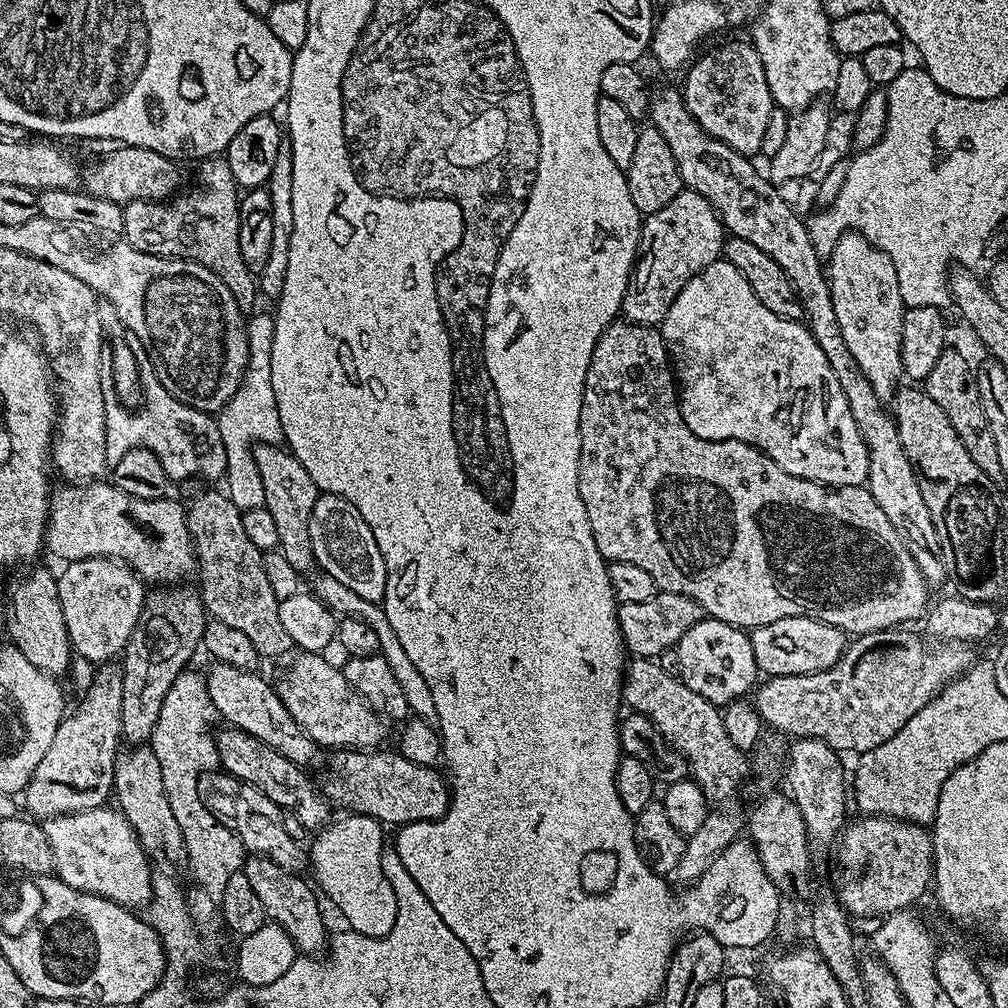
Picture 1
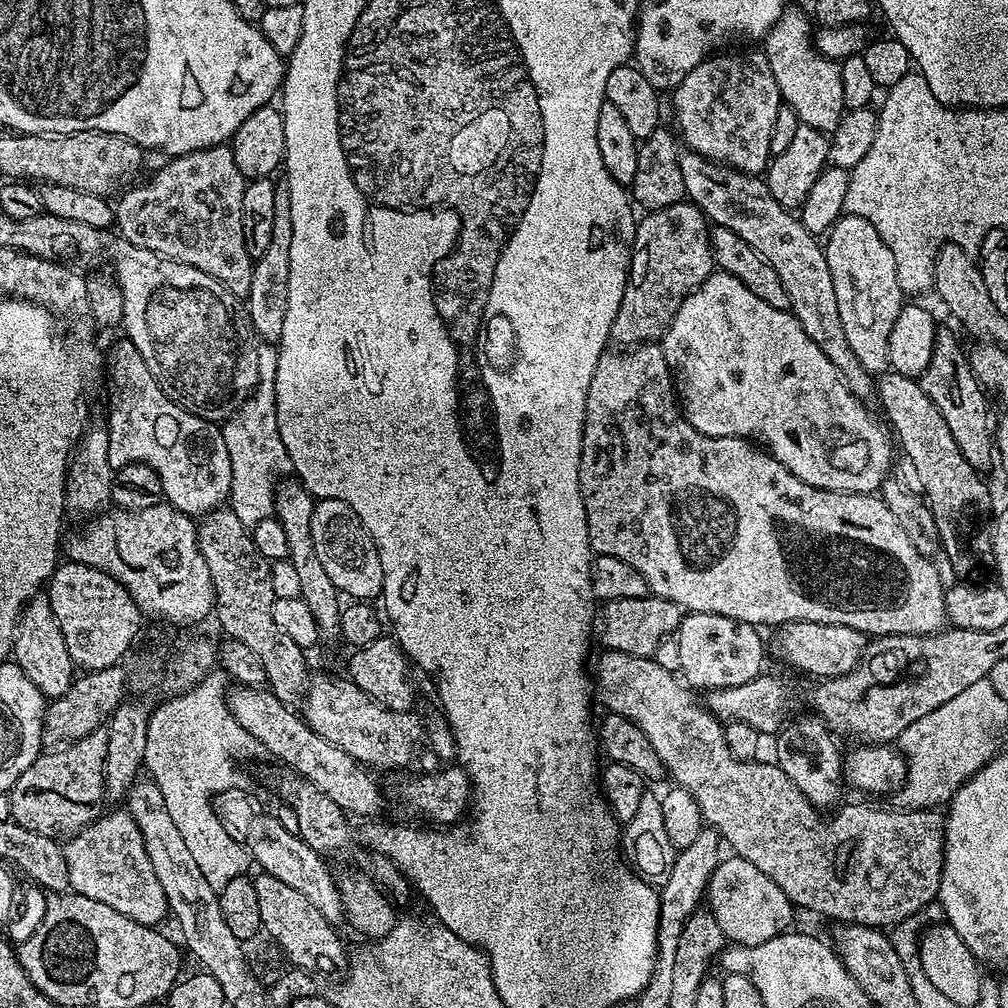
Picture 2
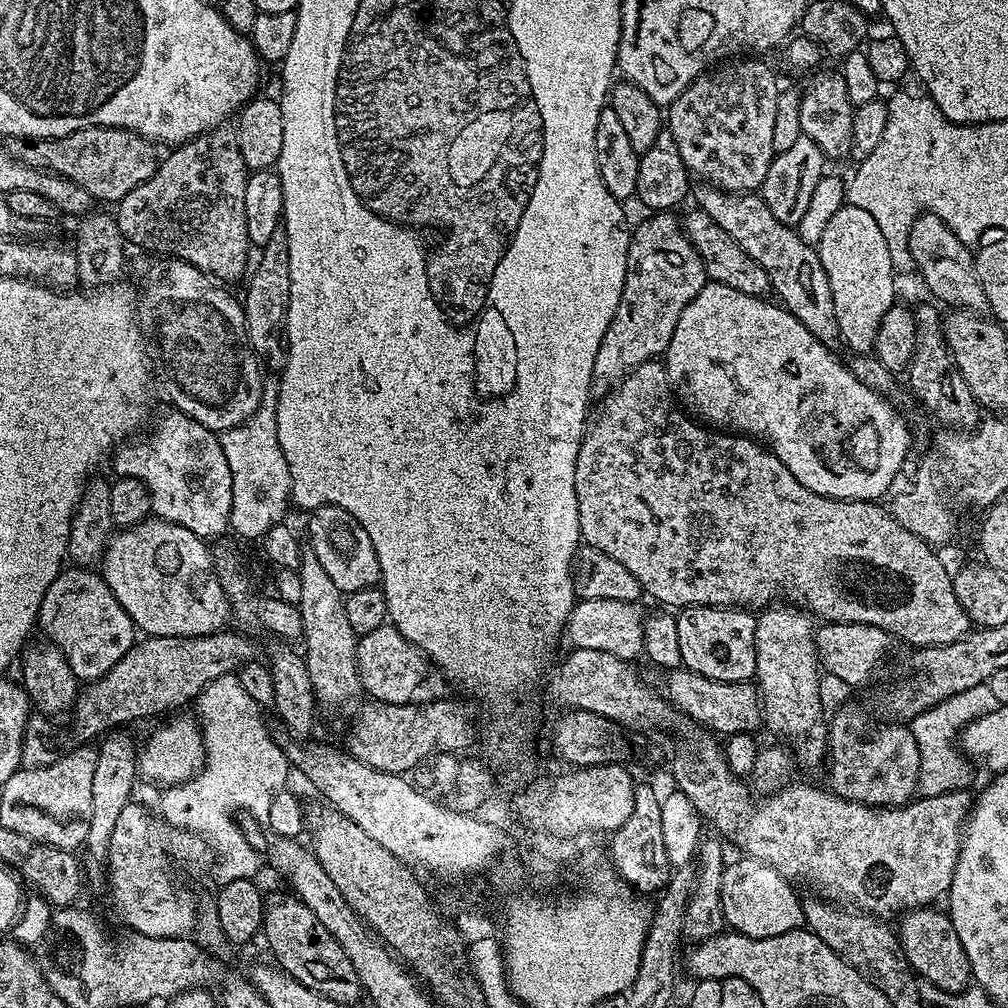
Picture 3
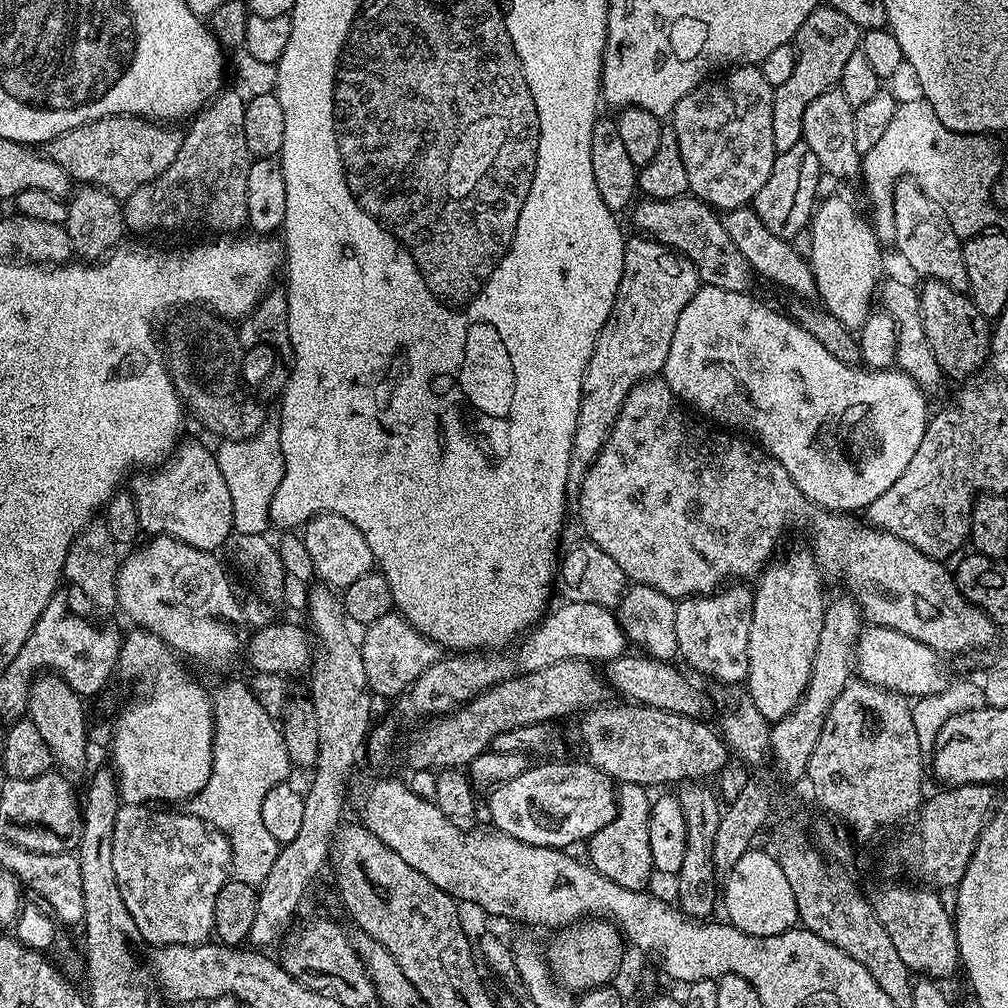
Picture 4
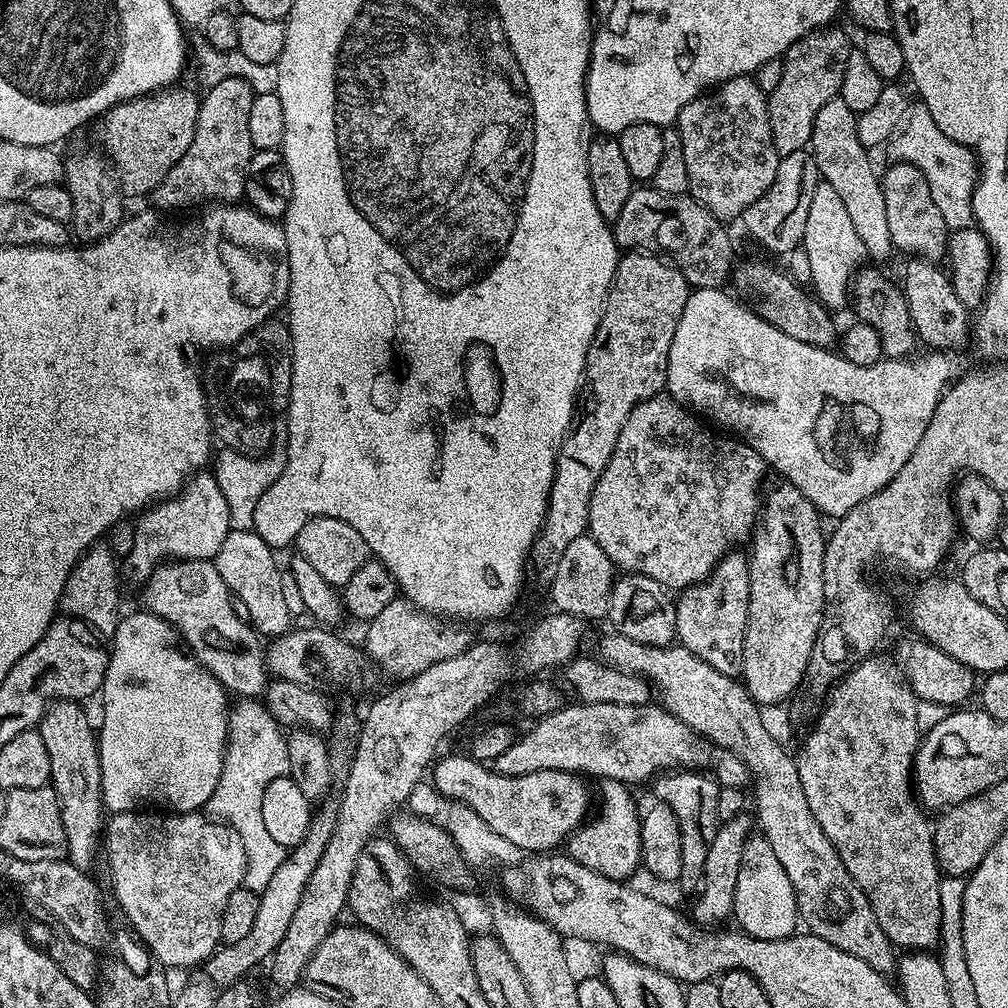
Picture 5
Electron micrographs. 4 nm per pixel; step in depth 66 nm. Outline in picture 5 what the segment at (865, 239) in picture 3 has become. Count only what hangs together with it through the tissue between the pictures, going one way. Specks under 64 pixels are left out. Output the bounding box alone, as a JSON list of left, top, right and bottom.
[802,183,868,310]

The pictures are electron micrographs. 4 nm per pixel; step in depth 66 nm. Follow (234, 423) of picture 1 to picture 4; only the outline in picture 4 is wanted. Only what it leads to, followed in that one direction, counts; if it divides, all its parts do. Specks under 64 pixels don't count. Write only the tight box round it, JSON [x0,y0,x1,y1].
[215,421,285,535]

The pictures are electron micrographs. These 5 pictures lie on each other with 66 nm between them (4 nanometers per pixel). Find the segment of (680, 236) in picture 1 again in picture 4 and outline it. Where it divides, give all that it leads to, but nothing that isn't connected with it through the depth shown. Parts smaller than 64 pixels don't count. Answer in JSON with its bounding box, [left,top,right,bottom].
[569,234,702,481]

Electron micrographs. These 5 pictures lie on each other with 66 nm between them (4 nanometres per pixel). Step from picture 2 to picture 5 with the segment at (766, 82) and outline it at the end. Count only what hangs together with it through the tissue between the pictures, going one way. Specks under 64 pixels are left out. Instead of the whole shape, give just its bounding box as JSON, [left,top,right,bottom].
[676,76,780,222]

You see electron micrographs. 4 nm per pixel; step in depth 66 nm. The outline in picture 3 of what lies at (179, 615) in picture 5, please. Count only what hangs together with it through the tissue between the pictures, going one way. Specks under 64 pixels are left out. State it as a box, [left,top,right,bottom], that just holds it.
[102,518,228,637]

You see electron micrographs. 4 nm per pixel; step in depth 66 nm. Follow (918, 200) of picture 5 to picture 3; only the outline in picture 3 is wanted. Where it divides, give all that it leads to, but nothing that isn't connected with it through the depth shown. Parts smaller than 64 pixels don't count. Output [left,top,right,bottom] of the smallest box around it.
[908,212,988,314]

